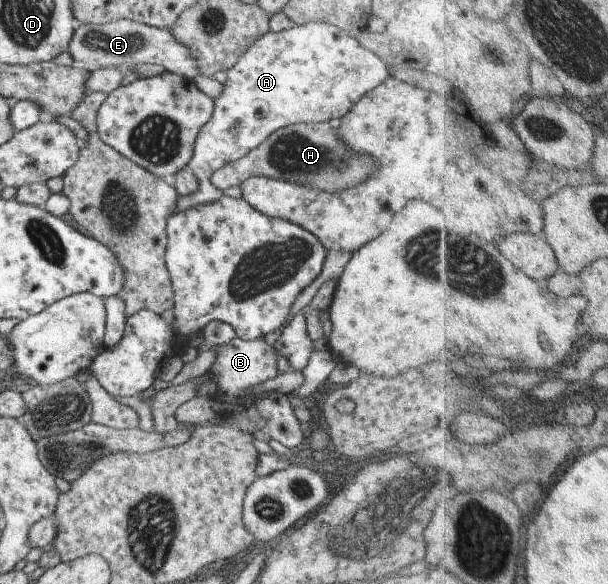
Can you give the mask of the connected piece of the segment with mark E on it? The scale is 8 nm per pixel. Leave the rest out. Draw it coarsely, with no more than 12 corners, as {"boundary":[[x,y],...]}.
{"boundary":[[119,19],[72,32],[73,62],[90,69],[162,66],[197,76],[165,29]]}

